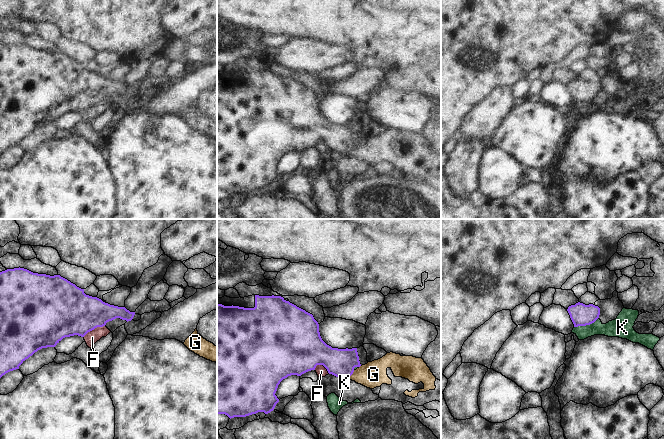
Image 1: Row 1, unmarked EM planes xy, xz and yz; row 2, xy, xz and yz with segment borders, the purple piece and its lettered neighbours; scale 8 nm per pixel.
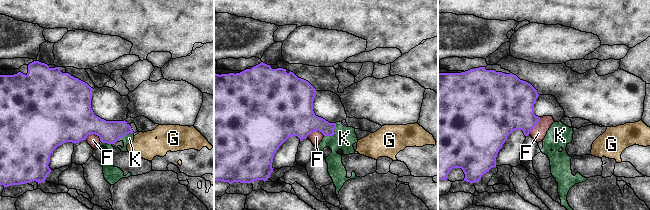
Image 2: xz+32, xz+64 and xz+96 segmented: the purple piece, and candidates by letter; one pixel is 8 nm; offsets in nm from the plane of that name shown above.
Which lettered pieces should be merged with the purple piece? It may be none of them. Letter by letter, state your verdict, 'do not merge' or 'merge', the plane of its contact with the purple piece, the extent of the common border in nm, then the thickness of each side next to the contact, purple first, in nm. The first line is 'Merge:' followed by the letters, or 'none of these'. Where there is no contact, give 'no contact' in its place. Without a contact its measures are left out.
Merge: G
F: do not merge | xy | 200 nm | 400/100 nm
G: merge | xz | 80 nm | 220/200 nm
K: do not merge | yz | 220 nm | 180/140 nm

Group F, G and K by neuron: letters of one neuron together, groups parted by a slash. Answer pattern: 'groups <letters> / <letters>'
groups F / G / K

